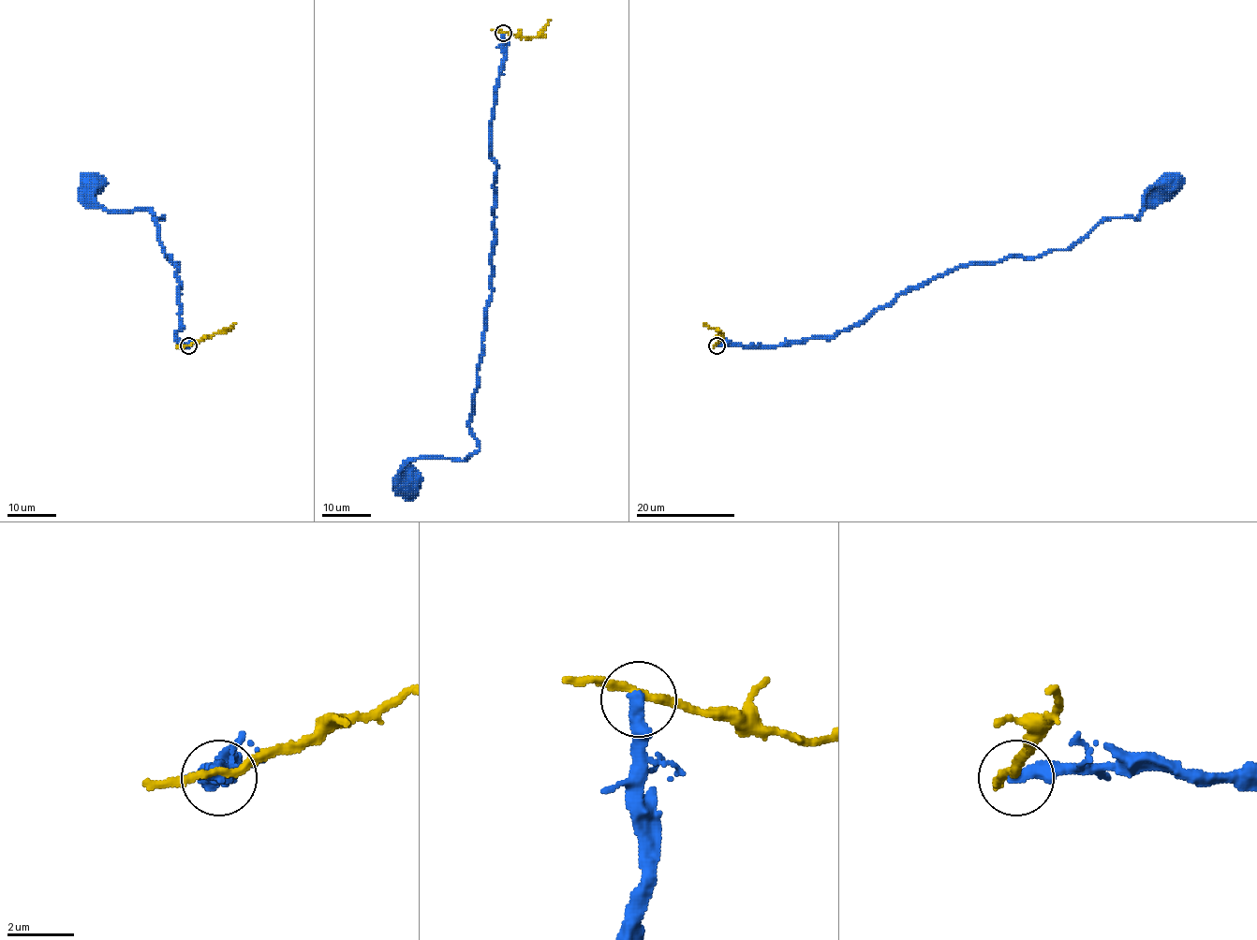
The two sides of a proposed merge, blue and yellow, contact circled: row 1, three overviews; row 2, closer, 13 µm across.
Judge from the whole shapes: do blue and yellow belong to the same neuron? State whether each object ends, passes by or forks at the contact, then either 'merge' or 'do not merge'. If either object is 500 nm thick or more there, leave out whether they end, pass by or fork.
blue ends | yellow passes by | do not merge

